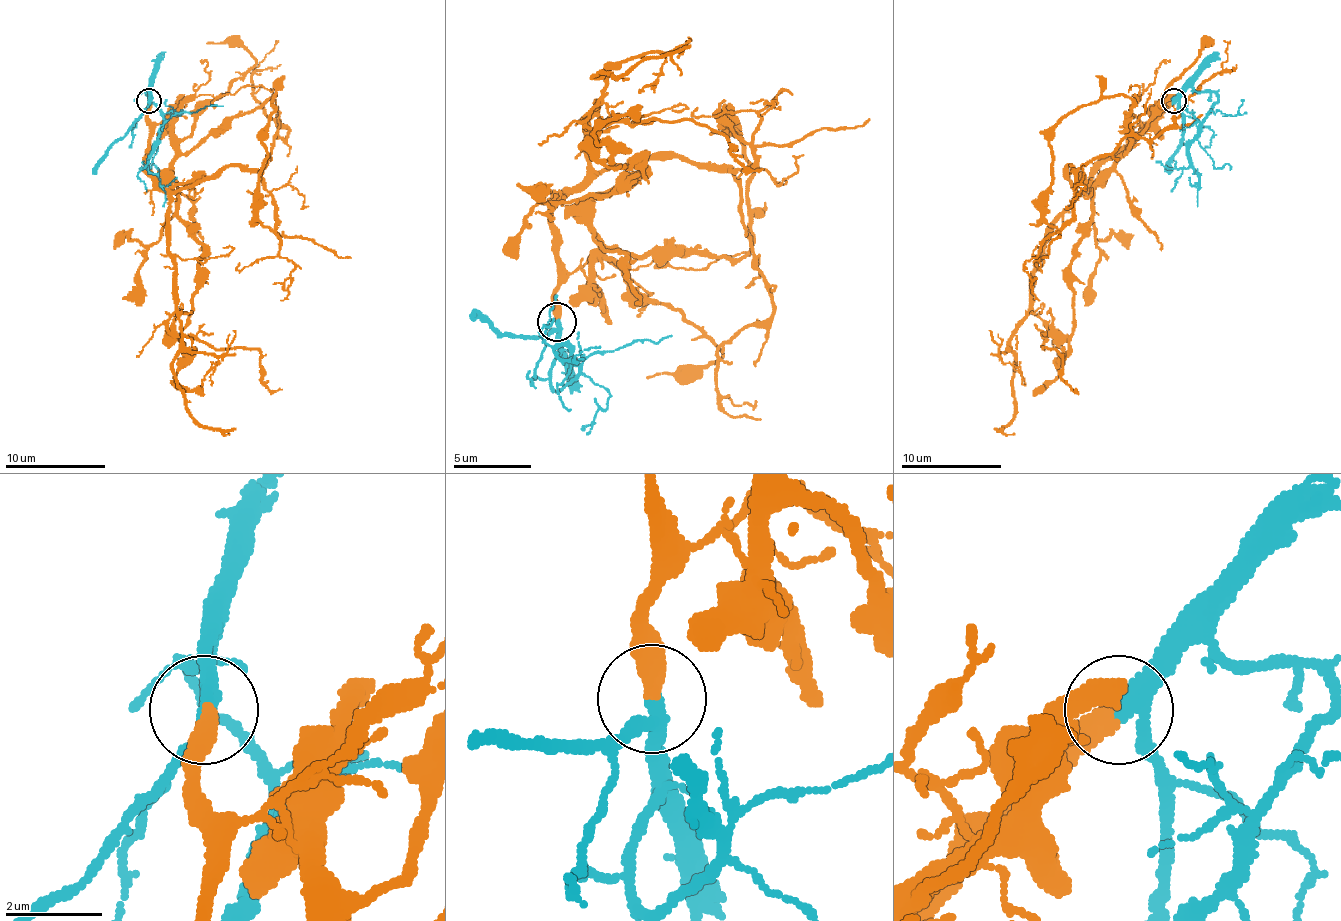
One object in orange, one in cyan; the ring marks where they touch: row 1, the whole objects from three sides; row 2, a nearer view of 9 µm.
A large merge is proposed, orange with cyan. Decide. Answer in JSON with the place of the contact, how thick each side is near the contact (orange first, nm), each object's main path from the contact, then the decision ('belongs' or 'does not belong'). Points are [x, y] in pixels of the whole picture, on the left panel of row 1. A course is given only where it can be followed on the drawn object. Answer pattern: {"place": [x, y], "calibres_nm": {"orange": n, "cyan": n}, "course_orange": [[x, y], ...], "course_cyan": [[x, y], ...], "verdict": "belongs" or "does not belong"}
{"place": [149, 101], "calibres_nm": {"orange": 420, "cyan": 320}, "course_orange": [[149, 101], [147, 119], [169, 129], [174, 184], [255, 169], [287, 129], [252, 94], [252, 71], [277, 41]], "course_cyan": [[149, 101], [149, 89], [152, 91], [144, 91], [162, 116], [147, 167], [164, 192], [162, 207]], "verdict": "belongs"}

